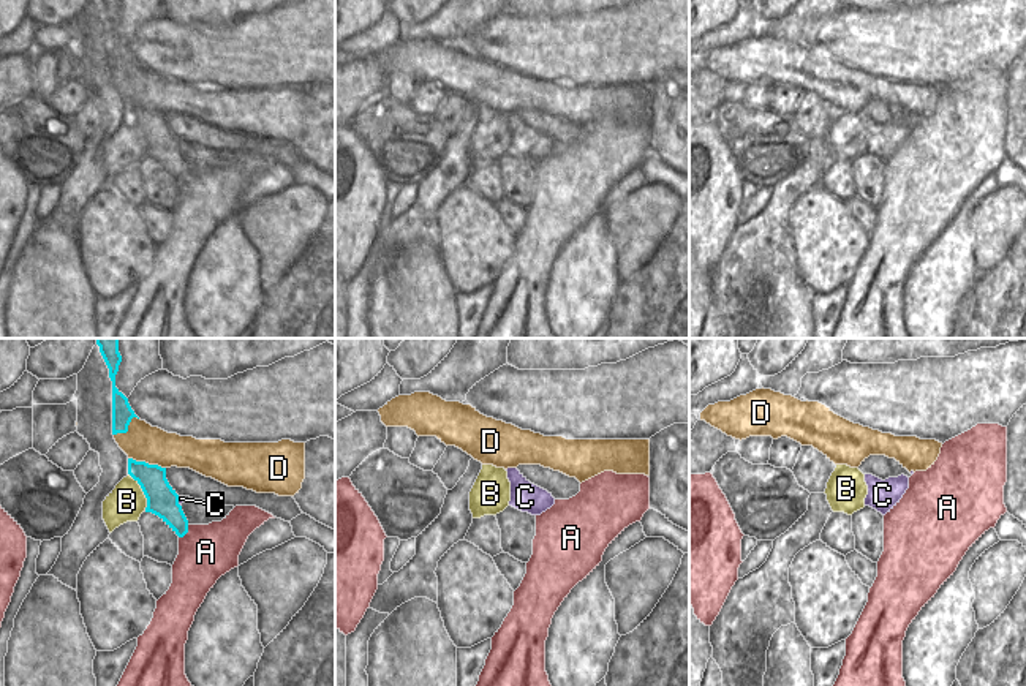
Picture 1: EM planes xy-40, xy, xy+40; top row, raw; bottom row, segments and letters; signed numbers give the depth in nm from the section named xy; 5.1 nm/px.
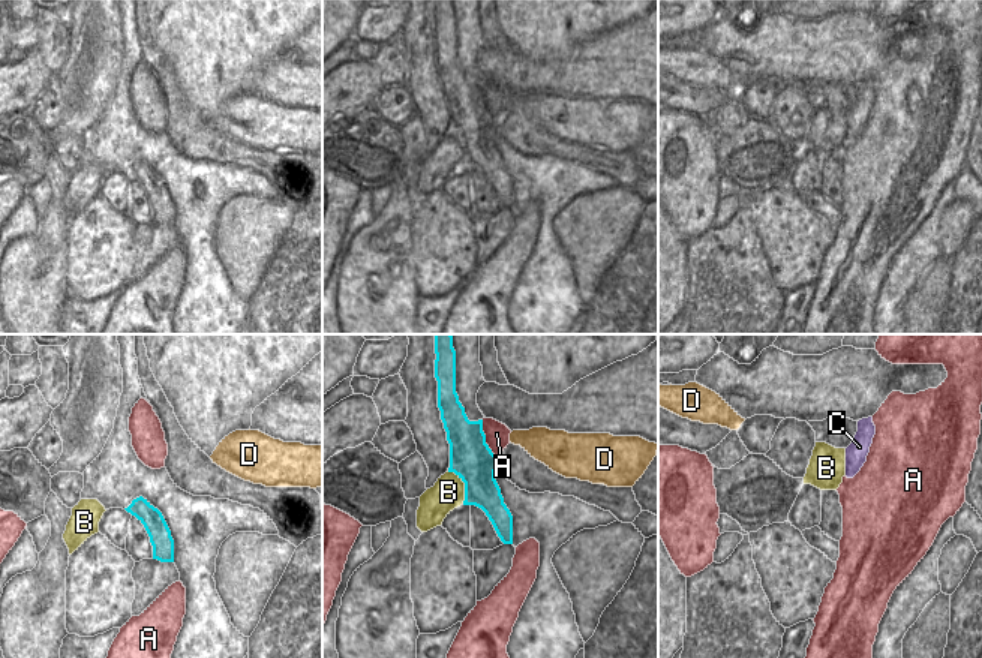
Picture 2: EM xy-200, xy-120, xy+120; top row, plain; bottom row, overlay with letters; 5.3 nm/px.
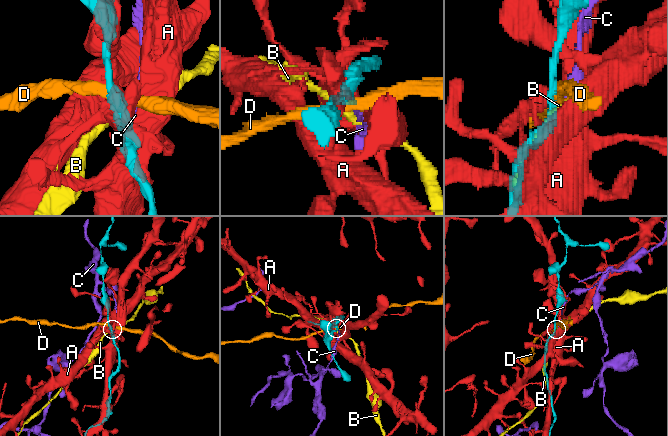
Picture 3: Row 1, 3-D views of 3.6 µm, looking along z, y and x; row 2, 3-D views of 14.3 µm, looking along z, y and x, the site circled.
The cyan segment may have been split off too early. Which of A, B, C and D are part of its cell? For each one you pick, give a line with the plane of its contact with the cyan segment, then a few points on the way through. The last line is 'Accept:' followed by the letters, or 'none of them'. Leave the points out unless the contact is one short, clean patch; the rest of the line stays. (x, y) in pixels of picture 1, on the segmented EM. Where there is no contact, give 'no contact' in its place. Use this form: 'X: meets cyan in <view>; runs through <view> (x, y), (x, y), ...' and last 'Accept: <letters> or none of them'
Accept: none of them

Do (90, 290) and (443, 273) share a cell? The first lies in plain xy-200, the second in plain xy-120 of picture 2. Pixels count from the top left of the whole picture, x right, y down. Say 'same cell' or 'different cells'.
same cell

